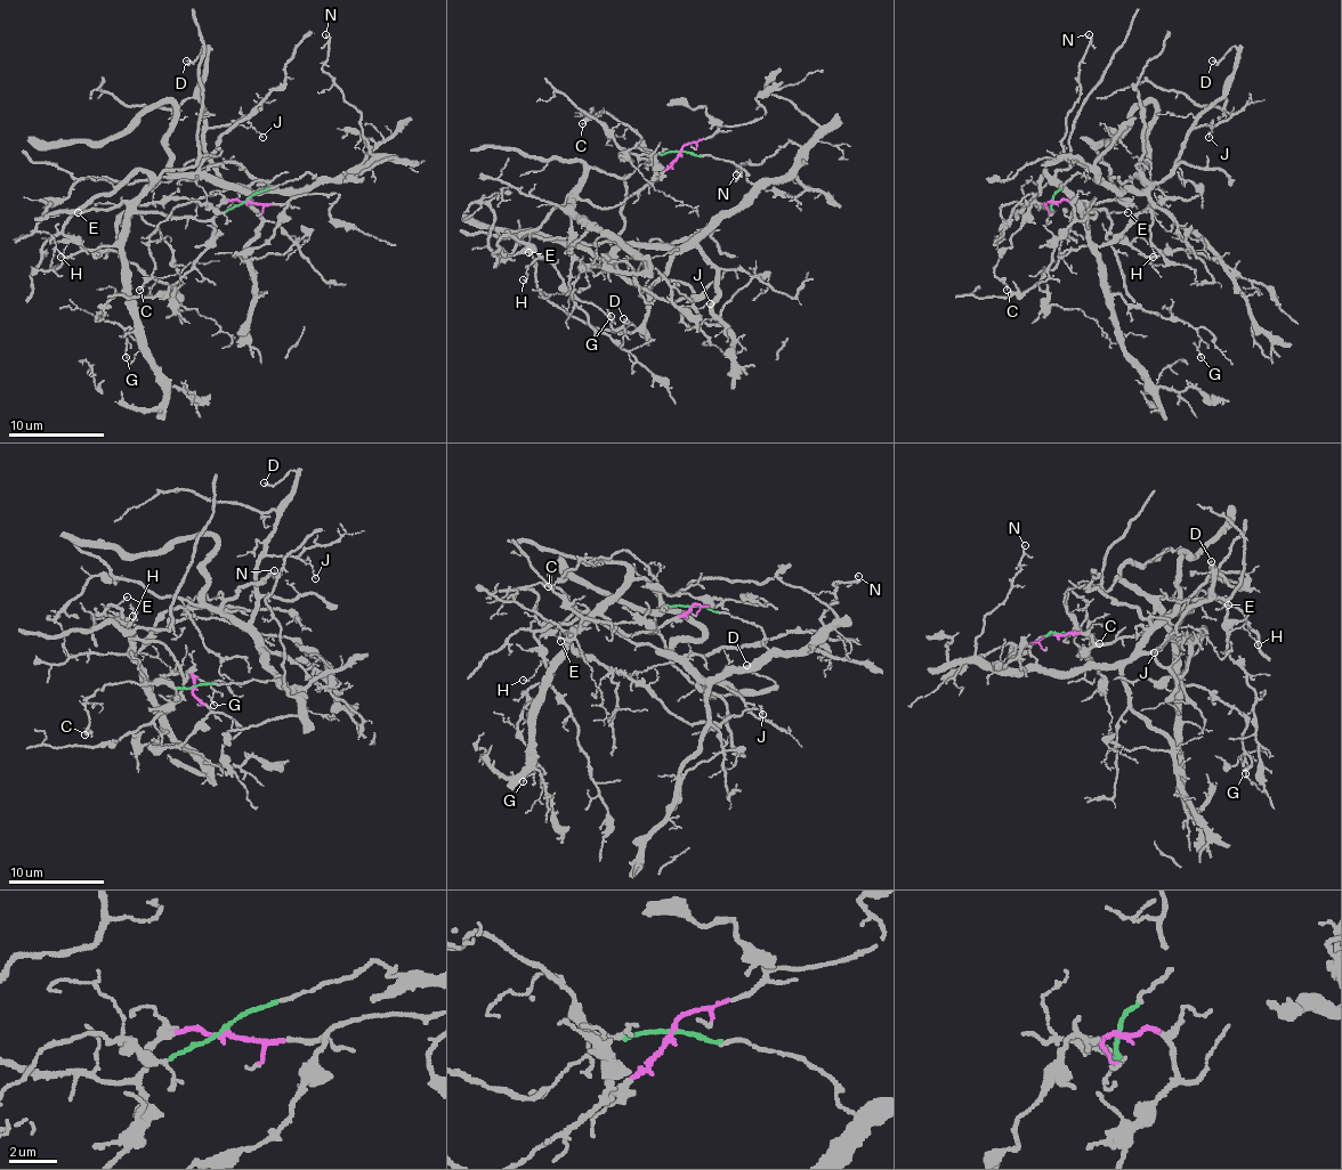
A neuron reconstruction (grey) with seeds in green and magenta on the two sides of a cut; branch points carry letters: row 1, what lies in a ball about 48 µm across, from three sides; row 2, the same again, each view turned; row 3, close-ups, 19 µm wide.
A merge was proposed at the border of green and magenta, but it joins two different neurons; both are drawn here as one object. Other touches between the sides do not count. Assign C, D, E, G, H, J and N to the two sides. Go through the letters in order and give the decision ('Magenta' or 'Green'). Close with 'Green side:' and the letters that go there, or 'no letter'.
C: Green
D: Green
E: Magenta
G: Magenta
H: Magenta
J: Green
N: Green
Green side: C, D, J, N

